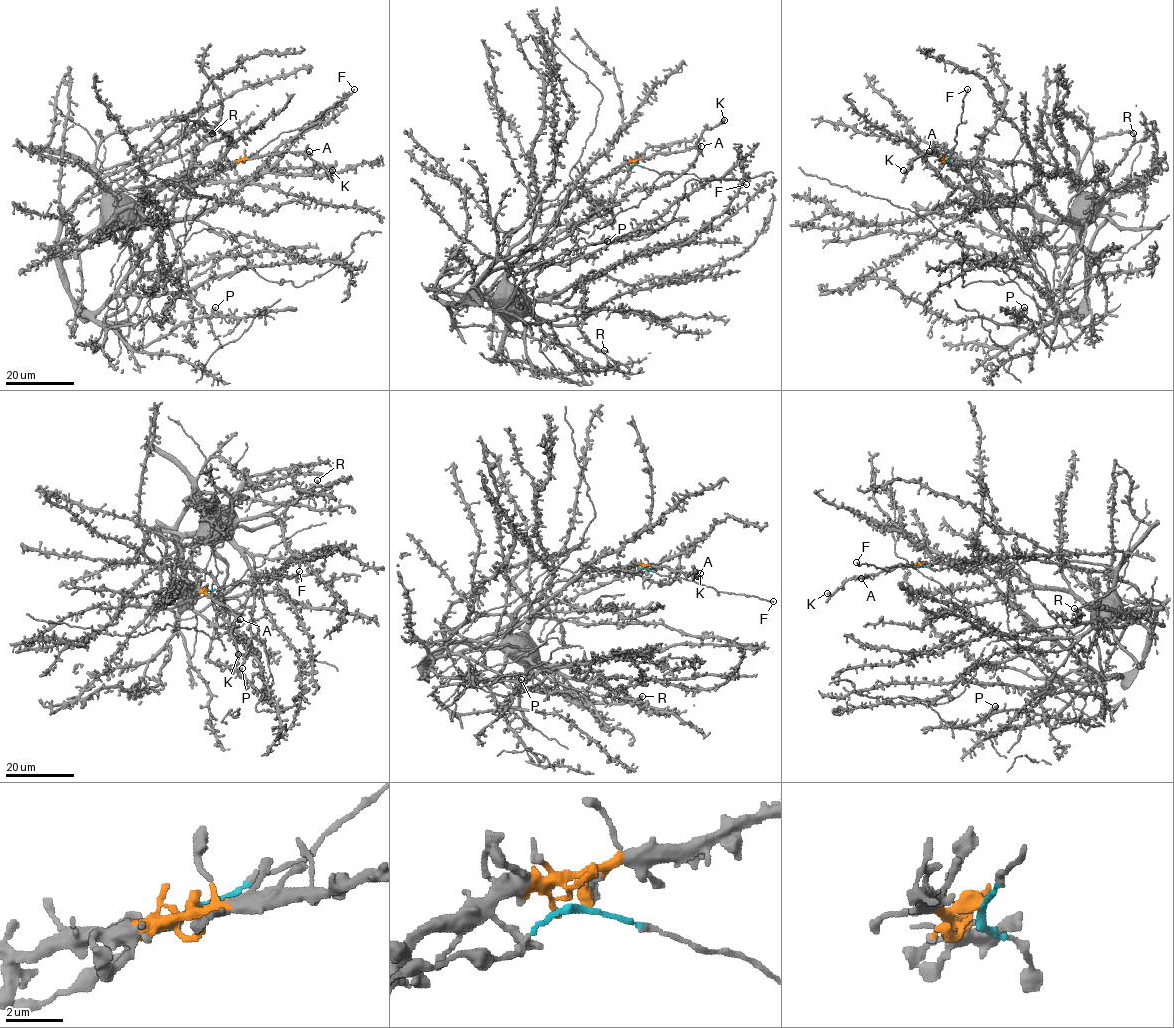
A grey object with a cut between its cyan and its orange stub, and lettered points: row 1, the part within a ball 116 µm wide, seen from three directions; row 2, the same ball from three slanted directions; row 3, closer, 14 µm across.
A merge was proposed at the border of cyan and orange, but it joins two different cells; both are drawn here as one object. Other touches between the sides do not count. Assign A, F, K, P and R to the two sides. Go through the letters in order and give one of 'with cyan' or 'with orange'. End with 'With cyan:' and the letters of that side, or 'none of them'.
A: with orange
F: with cyan
K: with orange
P: with cyan
R: with orange
With cyan: F, P

